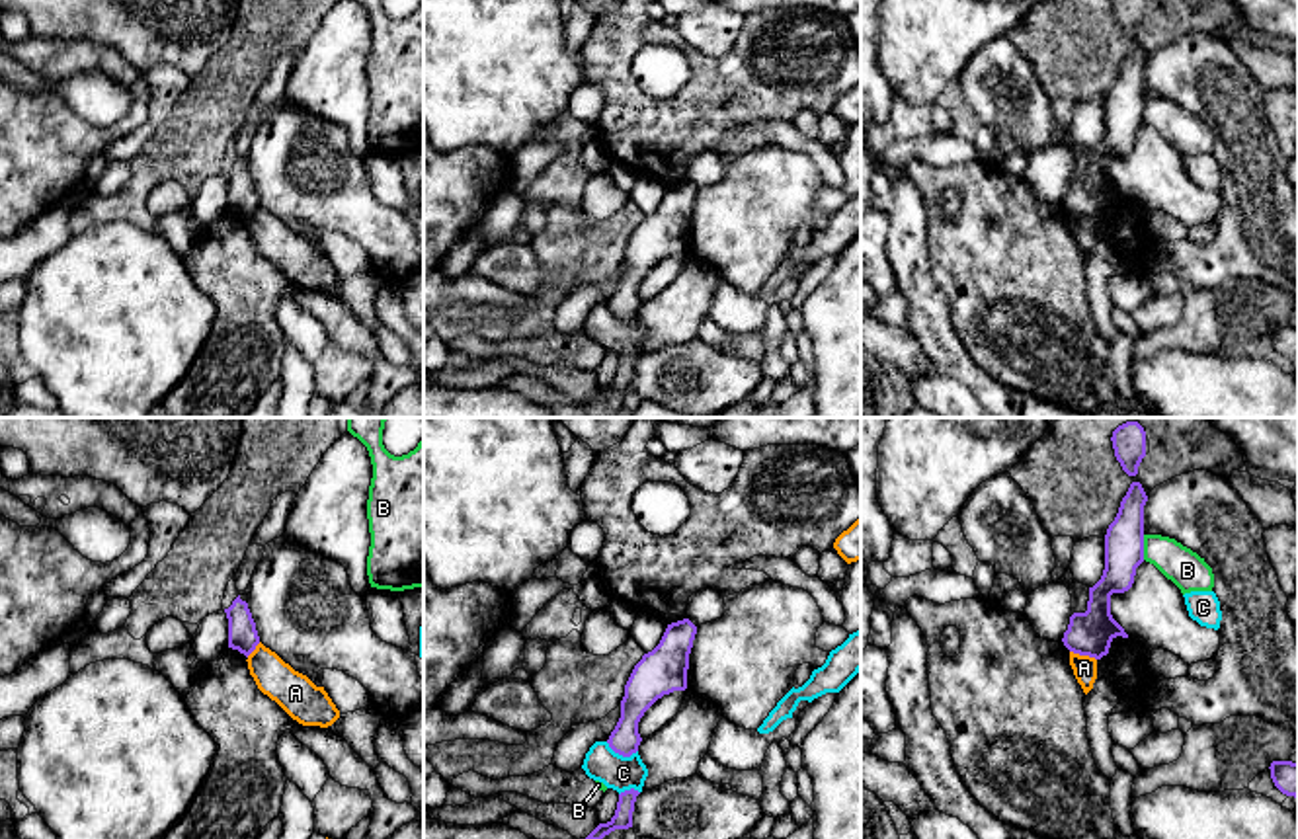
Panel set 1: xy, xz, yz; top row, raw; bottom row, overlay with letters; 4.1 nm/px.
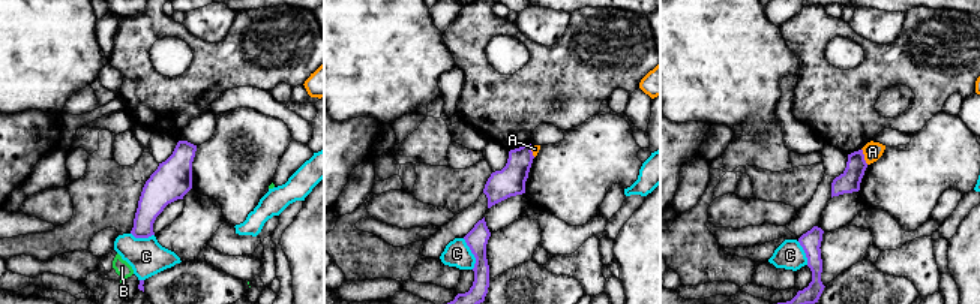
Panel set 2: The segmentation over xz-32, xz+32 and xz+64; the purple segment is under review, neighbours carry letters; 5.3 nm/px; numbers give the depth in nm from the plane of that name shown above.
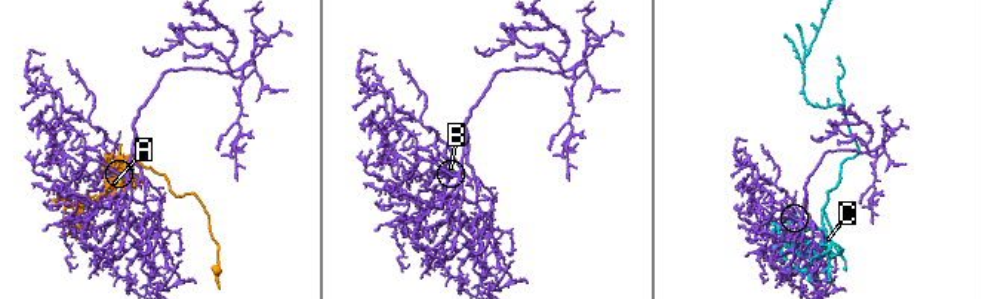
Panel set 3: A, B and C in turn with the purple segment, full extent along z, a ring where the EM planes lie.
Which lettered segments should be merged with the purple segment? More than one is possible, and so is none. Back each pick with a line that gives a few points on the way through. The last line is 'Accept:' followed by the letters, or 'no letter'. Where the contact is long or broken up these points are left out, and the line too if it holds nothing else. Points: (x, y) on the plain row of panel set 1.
Accept: no letter

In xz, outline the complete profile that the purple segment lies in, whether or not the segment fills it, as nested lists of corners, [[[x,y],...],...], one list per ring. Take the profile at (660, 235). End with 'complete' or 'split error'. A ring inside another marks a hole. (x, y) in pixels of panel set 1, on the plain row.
[[[689,183],[668,187],[660,207],[634,228],[621,263],[621,281],[611,295],[609,310],[630,320],[642,304],[638,285],[664,258],[687,252],[689,217],[697,189]]]; complete

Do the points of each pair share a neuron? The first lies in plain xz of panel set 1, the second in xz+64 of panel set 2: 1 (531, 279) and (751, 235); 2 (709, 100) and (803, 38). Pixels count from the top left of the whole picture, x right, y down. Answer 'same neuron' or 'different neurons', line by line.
1: different neurons
2: same neuron

